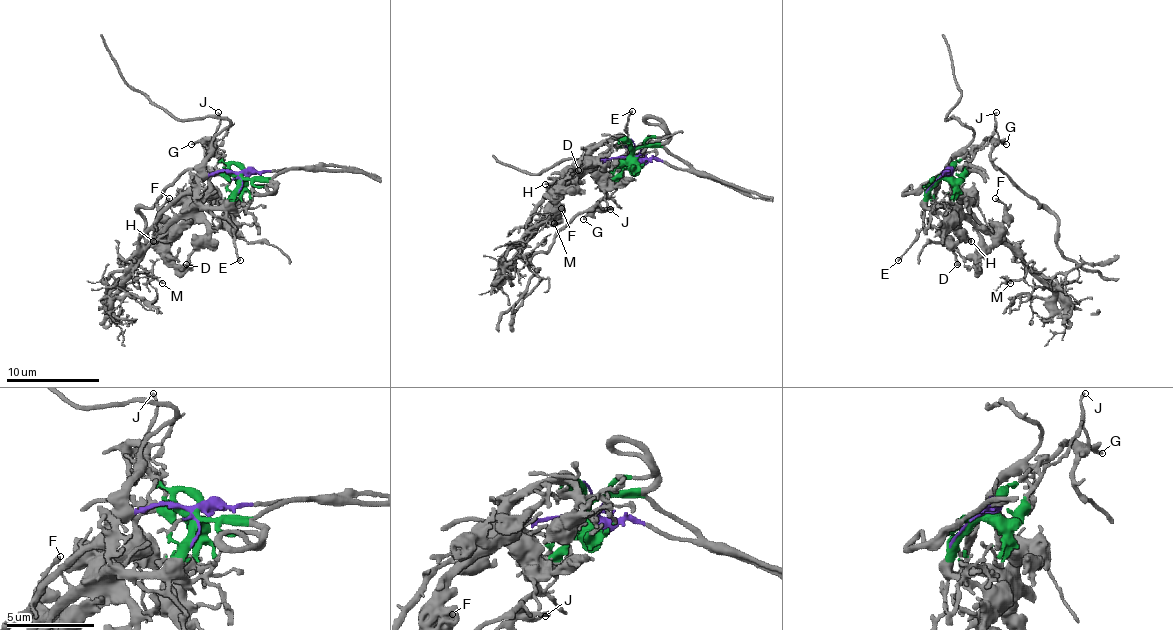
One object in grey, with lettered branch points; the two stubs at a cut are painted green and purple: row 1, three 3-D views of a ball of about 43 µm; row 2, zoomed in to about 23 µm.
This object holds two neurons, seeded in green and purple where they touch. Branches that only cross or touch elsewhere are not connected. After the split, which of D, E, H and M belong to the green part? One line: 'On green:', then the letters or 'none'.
On green: D, E, H

